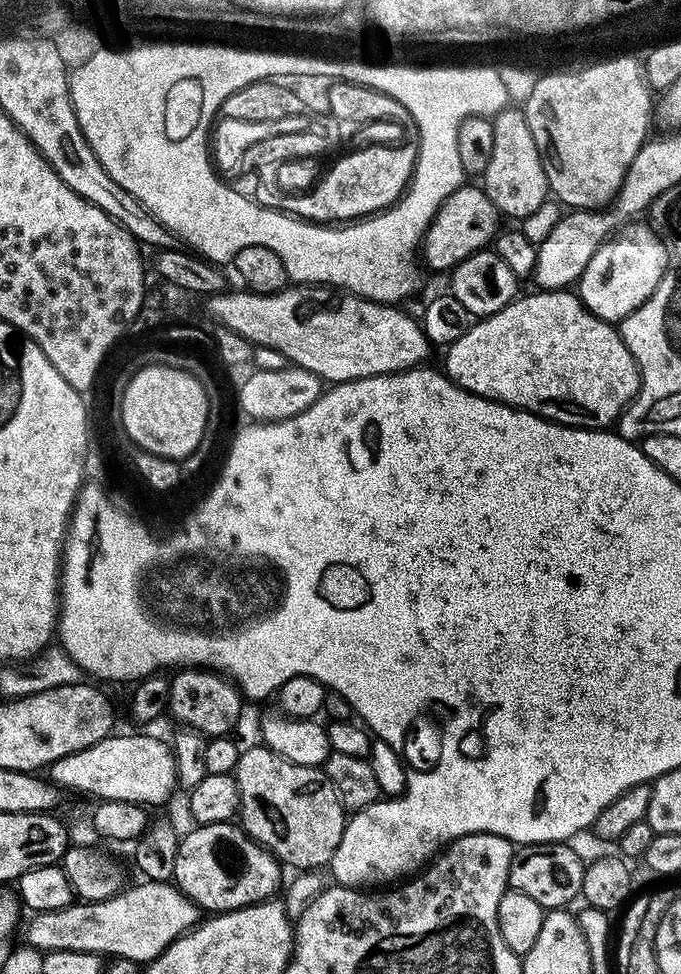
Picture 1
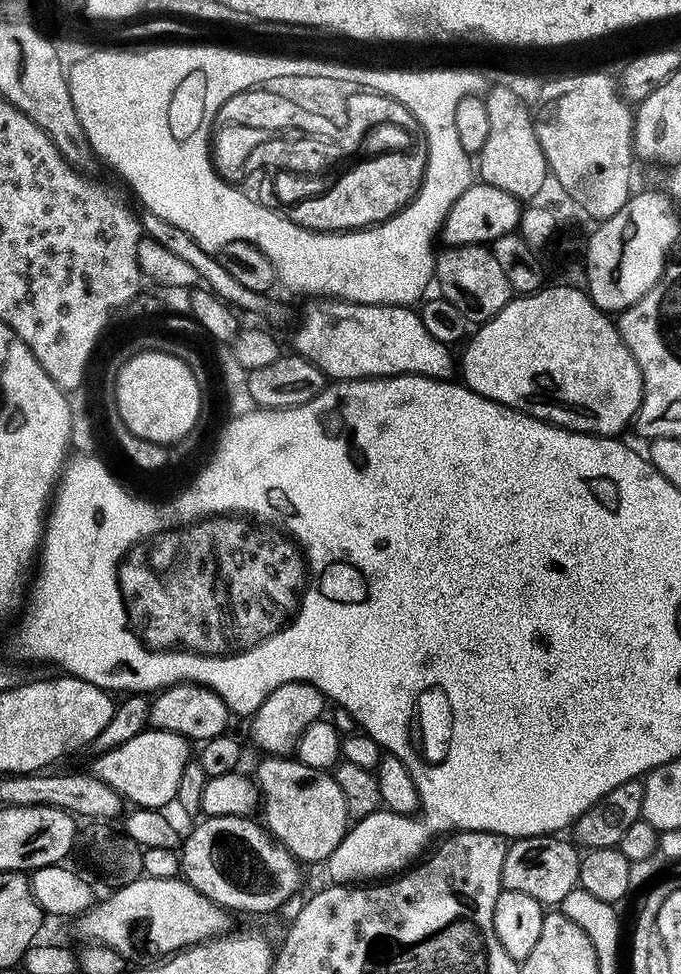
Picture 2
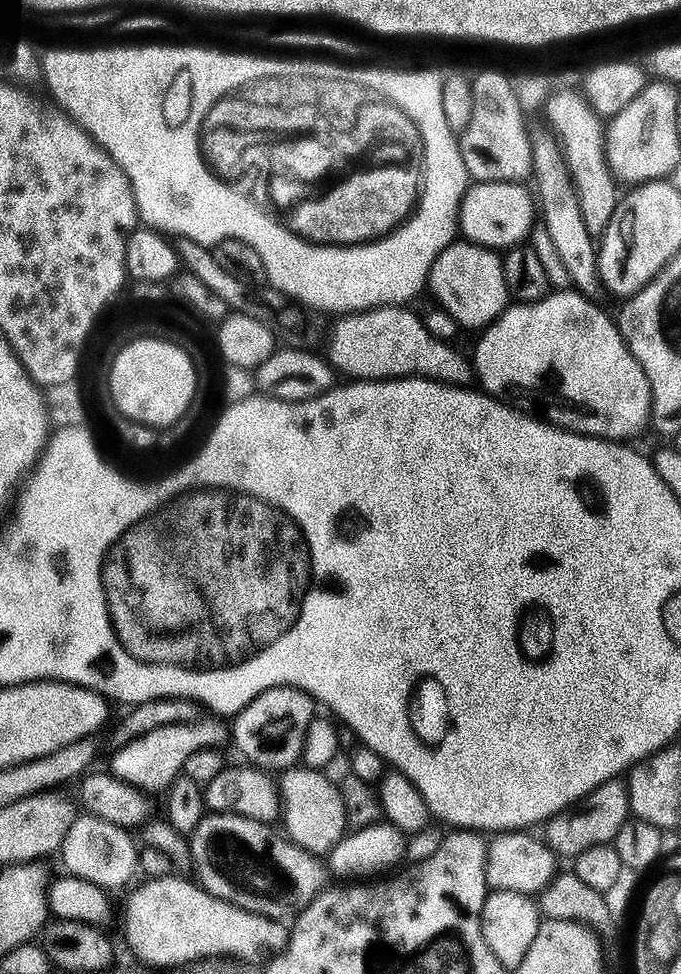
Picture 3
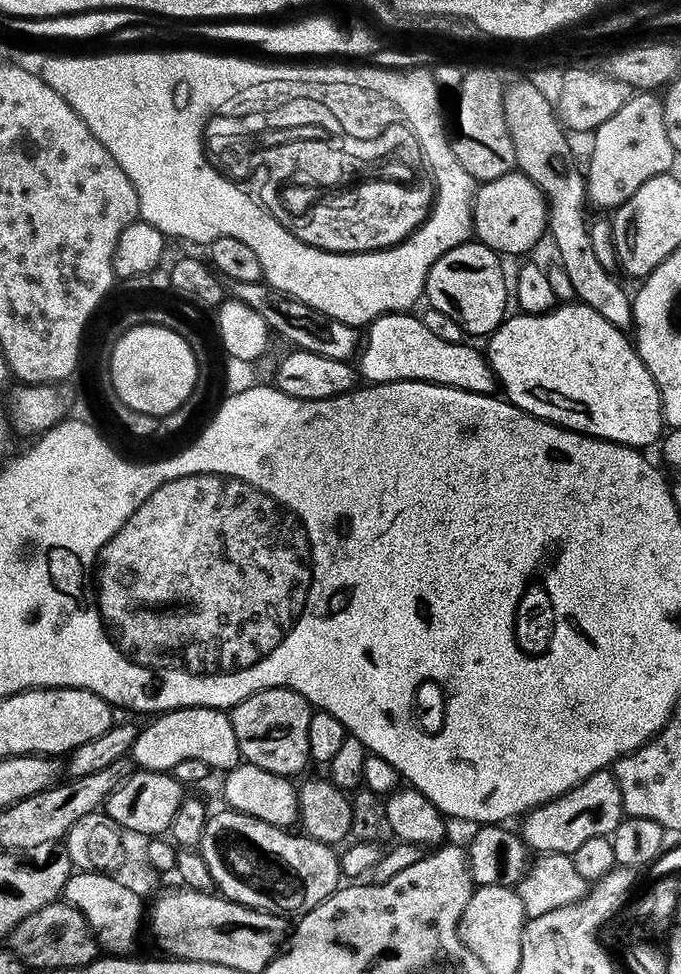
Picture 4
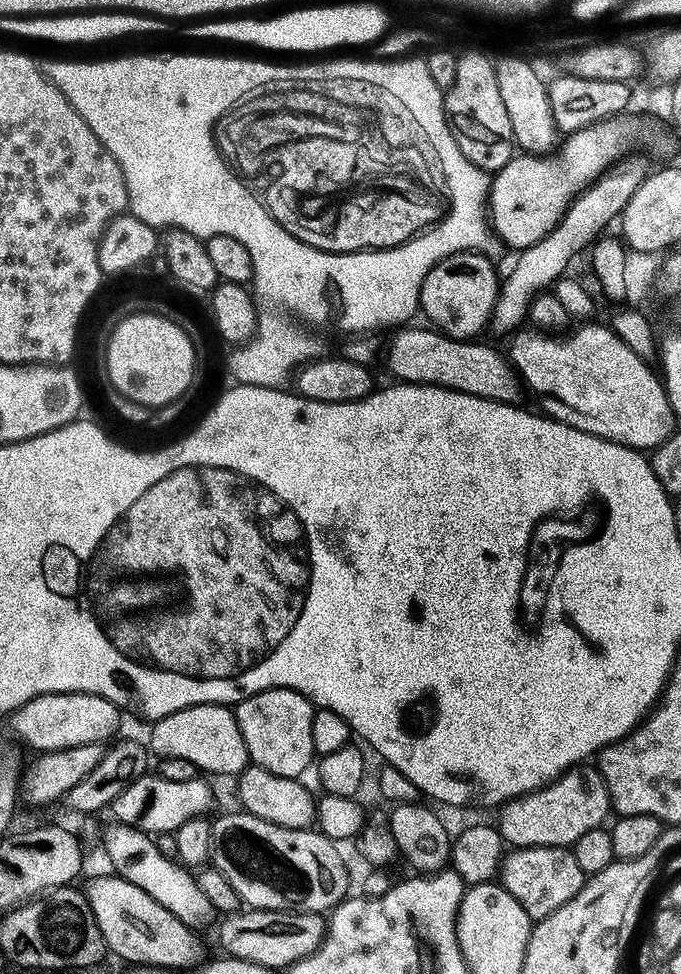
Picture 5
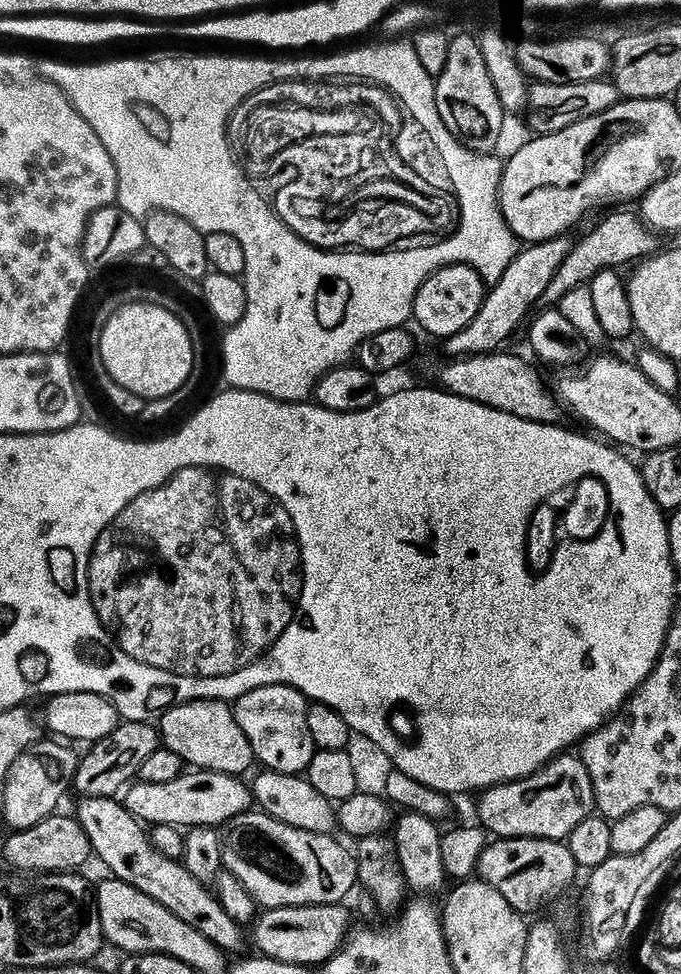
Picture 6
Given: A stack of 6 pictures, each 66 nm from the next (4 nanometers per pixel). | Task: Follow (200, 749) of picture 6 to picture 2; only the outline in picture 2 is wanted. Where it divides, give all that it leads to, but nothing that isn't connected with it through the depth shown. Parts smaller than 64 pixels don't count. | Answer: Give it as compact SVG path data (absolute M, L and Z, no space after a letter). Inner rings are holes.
M146 728L130 740L93 759L93 775L110 785L125 801L135 807L163 809L176 798L182 772L190 761L190 742L170 731Z

